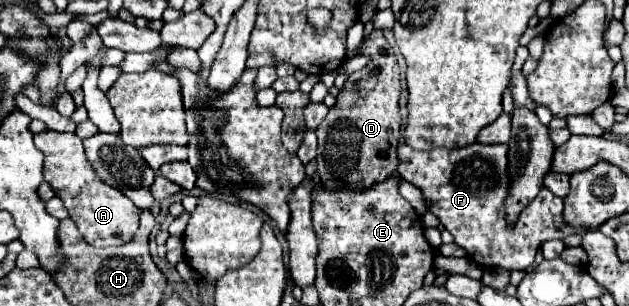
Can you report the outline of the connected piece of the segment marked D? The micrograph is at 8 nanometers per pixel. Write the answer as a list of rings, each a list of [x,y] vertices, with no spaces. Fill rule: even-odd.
[[[374,29],[362,43],[360,55],[368,55],[370,63],[352,73],[344,83],[336,105],[330,107],[326,119],[316,129],[318,135],[318,179],[326,187],[350,185],[354,189],[366,189],[376,181],[384,181],[396,173],[398,159],[396,147],[400,143],[400,69],[394,59],[392,47],[386,43],[384,33]]]

